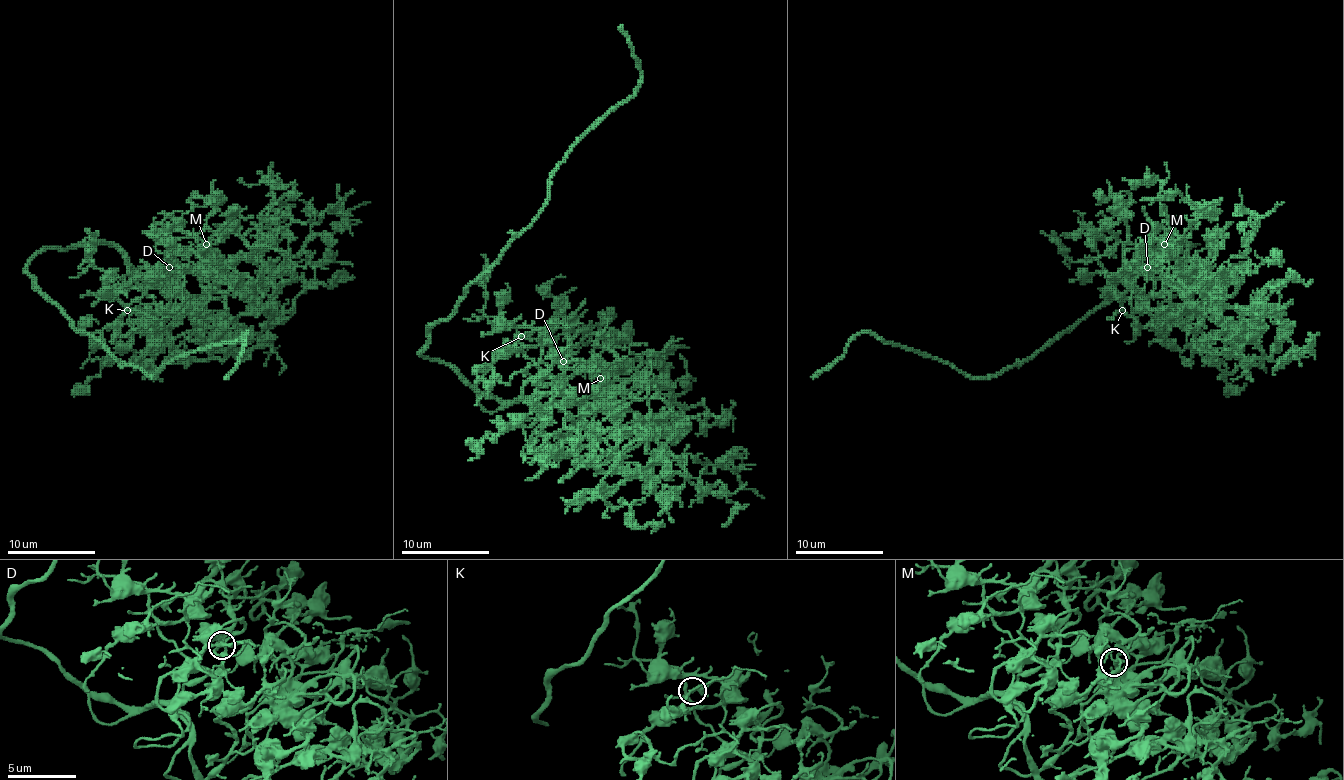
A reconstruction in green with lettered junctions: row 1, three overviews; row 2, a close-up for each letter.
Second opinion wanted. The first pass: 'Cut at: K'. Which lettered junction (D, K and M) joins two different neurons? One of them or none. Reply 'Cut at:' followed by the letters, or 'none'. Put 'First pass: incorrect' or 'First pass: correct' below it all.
Cut at: none
First pass: incorrect

